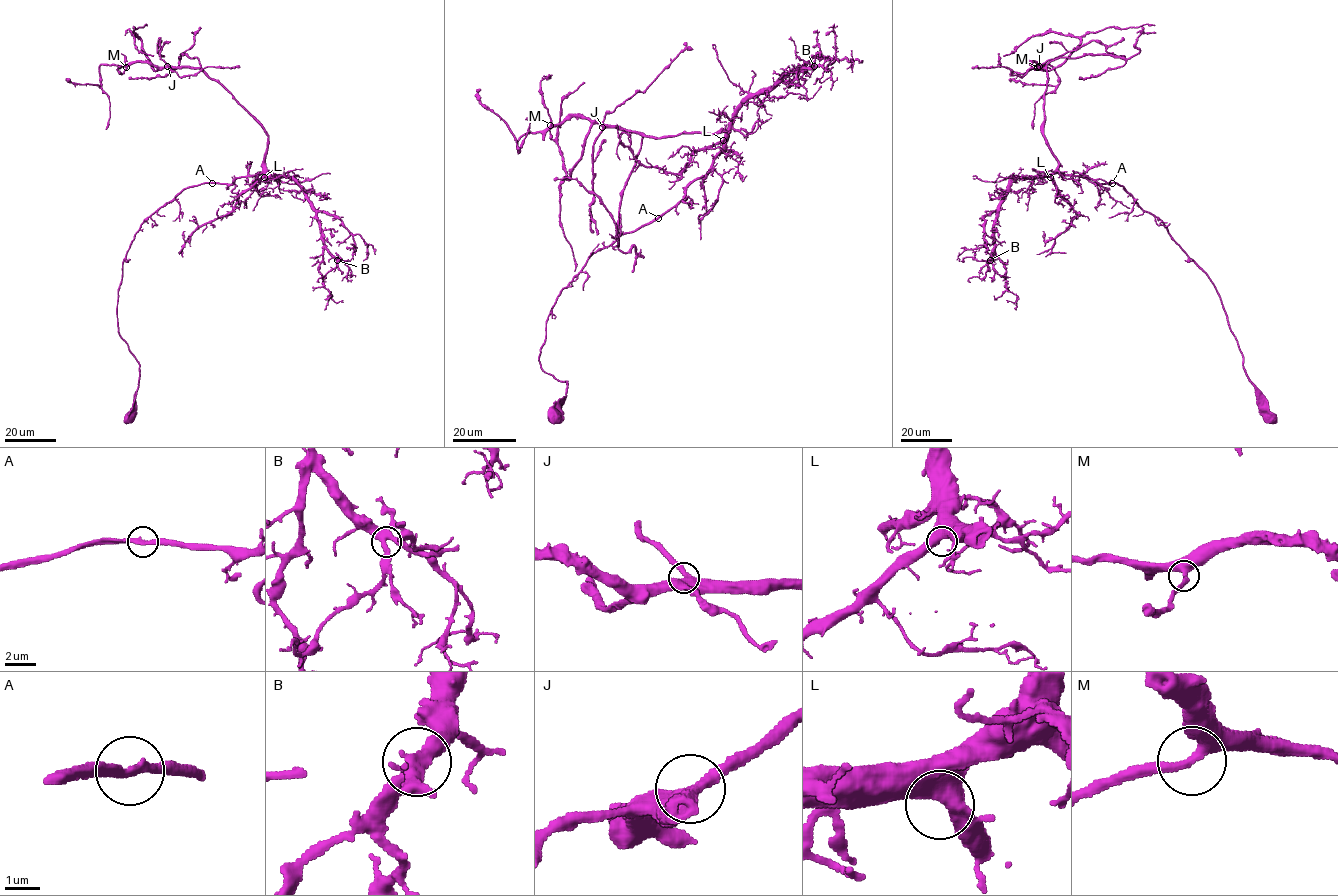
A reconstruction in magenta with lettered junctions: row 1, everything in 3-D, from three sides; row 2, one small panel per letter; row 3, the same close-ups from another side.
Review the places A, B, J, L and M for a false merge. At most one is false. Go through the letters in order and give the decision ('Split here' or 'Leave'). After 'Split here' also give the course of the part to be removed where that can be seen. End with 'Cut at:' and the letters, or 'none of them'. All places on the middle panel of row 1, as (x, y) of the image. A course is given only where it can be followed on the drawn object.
A: Leave
B: Leave
J: Leave
L: Leave
M: Leave
Cut at: none of them

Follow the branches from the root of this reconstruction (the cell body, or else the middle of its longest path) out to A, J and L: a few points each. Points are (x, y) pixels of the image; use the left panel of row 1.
A: (128, 418), (134, 410), (139, 362), (118, 327), (118, 290), (123, 258), (144, 220), (183, 189), (212, 182)
J: (128, 418), (139, 362), (117, 301), (134, 236), (187, 188), (258, 175), (267, 145), (219, 83), (167, 66)
L: (128, 418), (139, 362), (119, 333), (117, 301), (134, 236), (187, 188), (264, 177)

